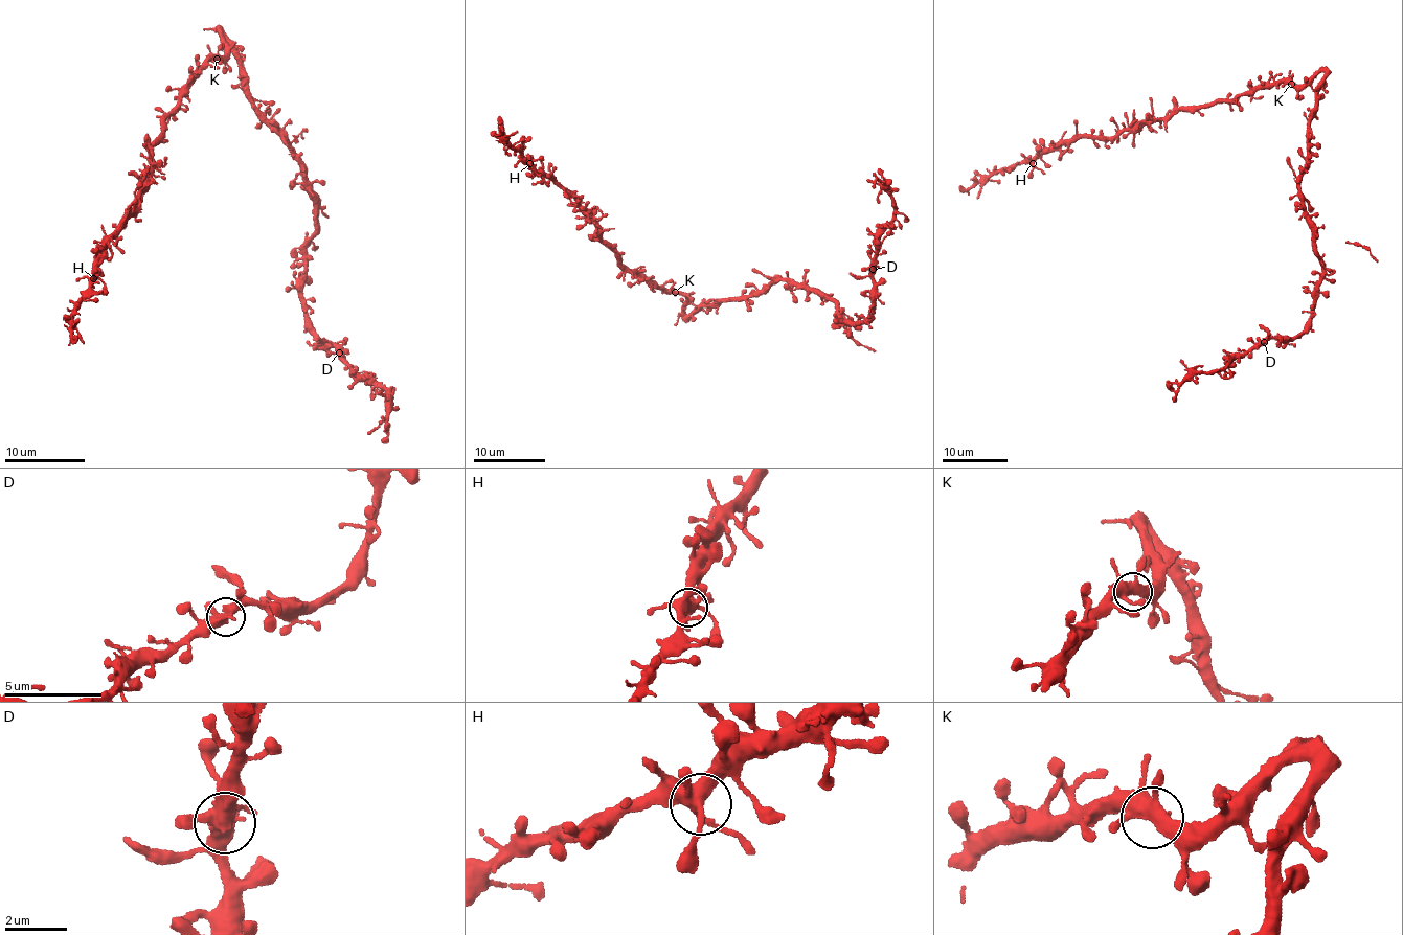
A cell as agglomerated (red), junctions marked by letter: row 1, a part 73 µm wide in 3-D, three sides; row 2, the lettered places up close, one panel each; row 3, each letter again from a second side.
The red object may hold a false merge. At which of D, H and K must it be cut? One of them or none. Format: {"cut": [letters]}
{"cut": []}

